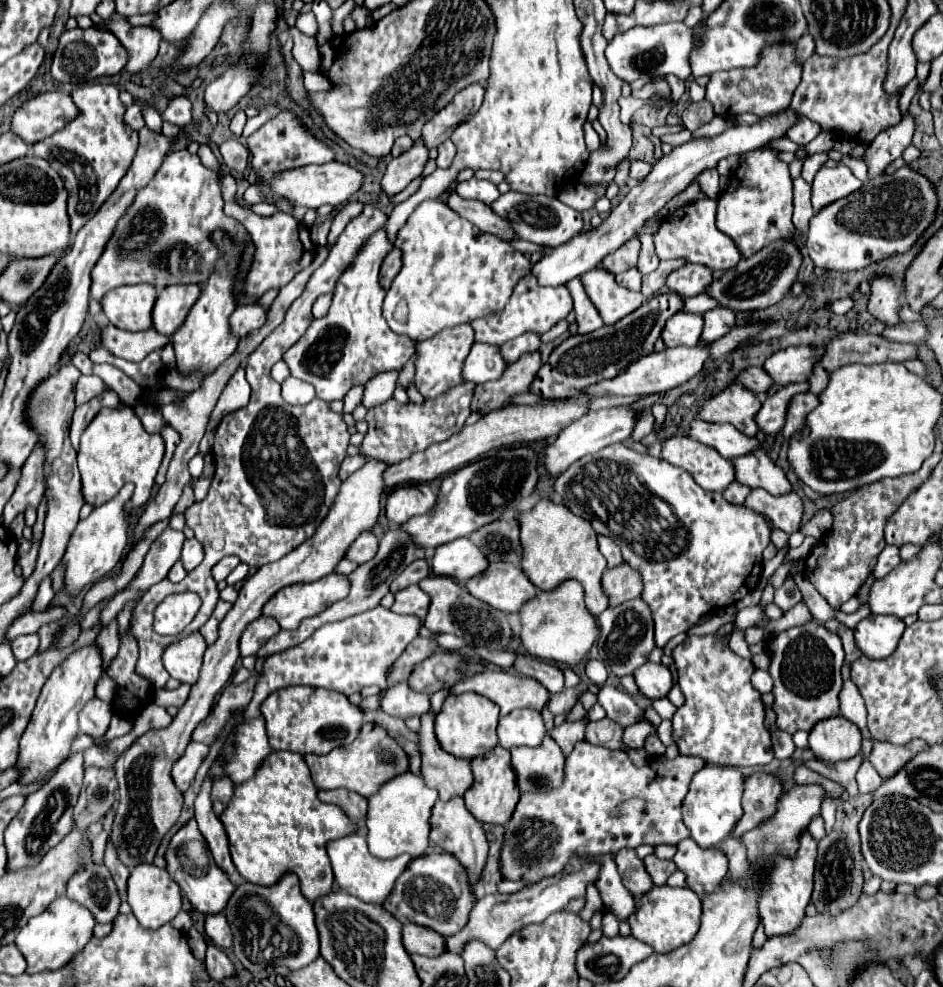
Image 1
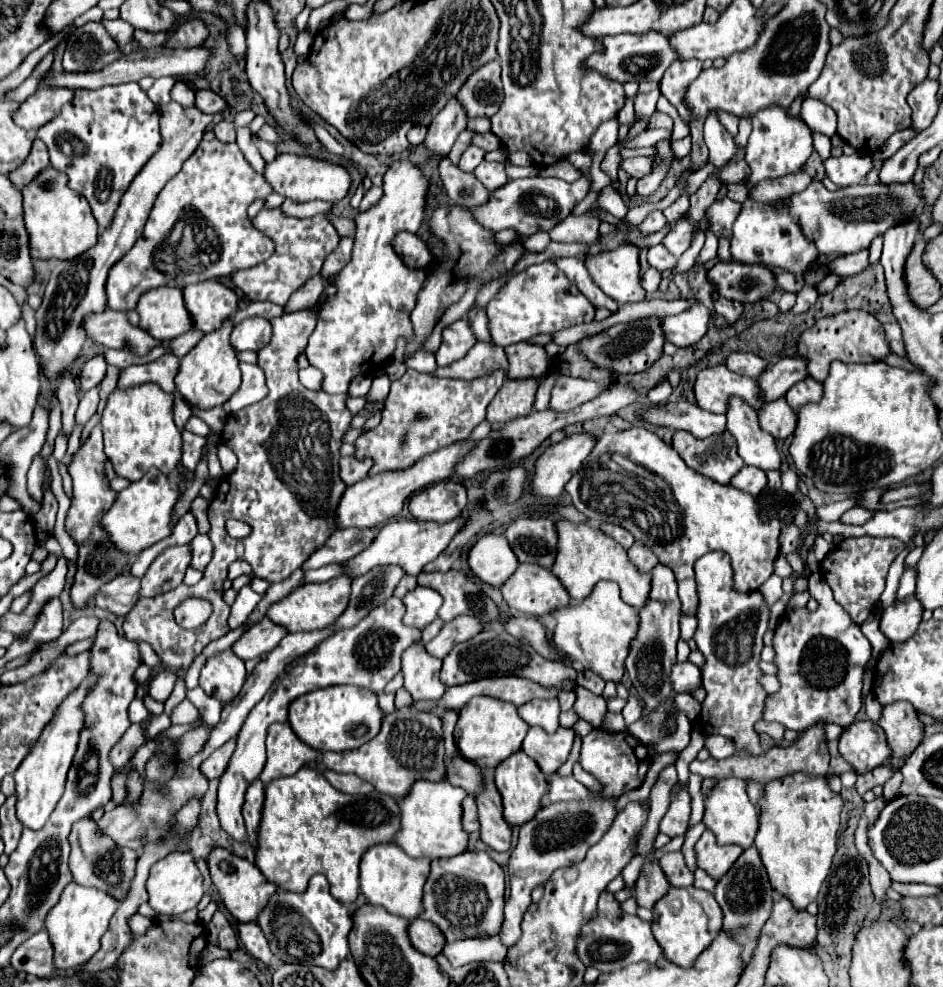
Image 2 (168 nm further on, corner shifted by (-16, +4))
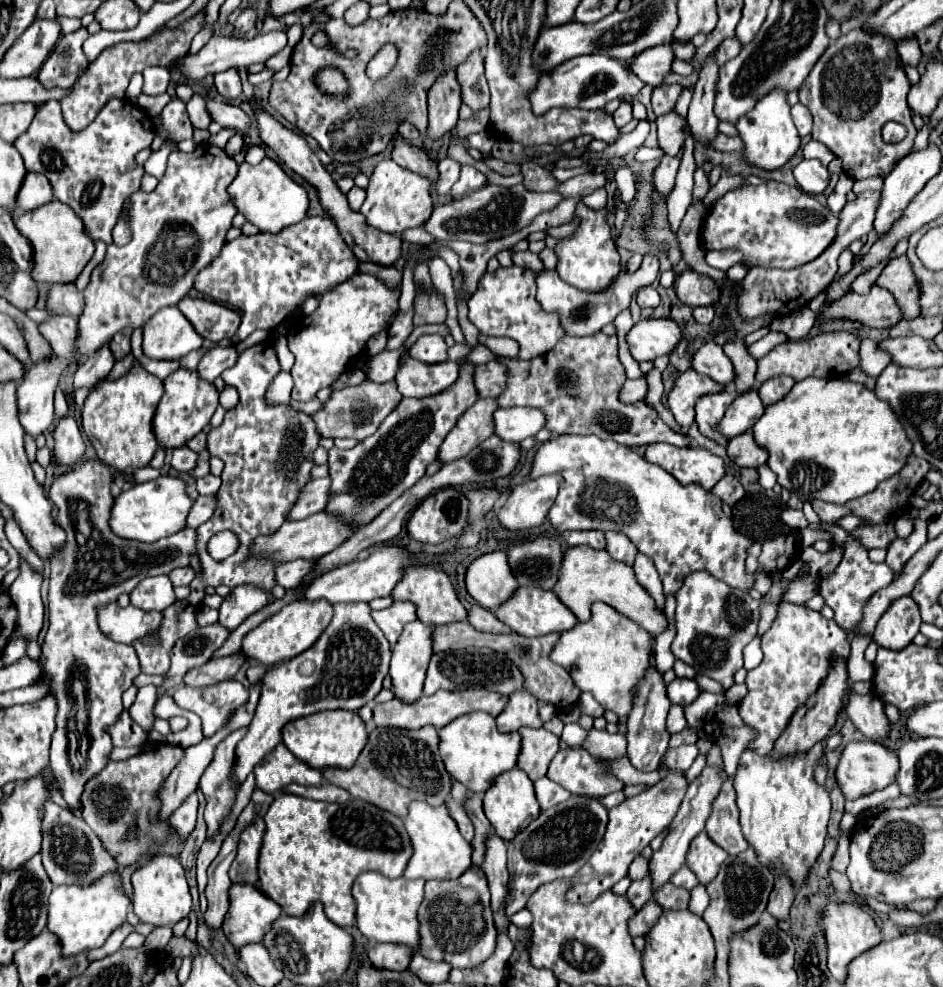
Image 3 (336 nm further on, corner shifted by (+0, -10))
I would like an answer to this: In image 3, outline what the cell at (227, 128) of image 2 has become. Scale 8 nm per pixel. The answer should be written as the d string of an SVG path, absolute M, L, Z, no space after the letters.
M194 93L192 99L188 101L188 115L190 115L190 121L194 127L208 129L212 119L210 119L210 113L206 107L206 99L200 93Z

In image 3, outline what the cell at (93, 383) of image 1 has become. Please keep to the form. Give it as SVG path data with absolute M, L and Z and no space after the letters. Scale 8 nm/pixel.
M60 417L54 425L54 449L52 455L58 465L72 467L76 461L82 459L86 451L86 443L82 431L74 417Z

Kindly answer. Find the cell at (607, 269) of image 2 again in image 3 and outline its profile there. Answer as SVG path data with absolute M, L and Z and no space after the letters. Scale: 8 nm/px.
M578 201L574 217L580 219L578 229L574 231L574 235L560 239L558 245L554 247L558 255L556 271L566 283L574 287L580 287L586 291L602 291L604 285L608 285L608 281L612 281L620 271L620 255L616 251L612 231L608 225L608 207L596 211L584 205L584 201Z

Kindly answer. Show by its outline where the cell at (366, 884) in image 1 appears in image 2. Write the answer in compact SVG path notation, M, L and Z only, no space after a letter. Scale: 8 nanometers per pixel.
M380 843L368 849L360 861L360 891L372 905L382 905L388 913L416 919L422 909L422 887L430 873L428 857L408 857L398 845Z

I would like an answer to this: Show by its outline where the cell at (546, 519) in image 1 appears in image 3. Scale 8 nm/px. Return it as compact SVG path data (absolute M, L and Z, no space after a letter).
M570 547L570 549L566 549L564 563L560 569L560 579L554 587L554 593L564 601L564 605L580 621L590 621L592 603L602 601L602 603L616 607L620 613L628 615L630 619L636 619L636 623L640 623L640 627L644 627L654 637L660 635L668 627L668 619L666 619L664 611L660 611L656 607L656 603L648 595L648 591L636 581L634 569L626 563L614 561L604 549L592 549L592 547Z

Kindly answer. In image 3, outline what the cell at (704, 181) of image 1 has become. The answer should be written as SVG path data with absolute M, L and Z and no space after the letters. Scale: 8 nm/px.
M710 55L706 59L706 63L700 69L700 77L698 83L694 85L694 97L688 109L688 125L692 127L692 135L696 141L700 141L702 145L708 145L708 139L712 139L718 133L718 119L714 115L714 97L716 97L716 83L718 83L718 63L714 59L714 55Z

